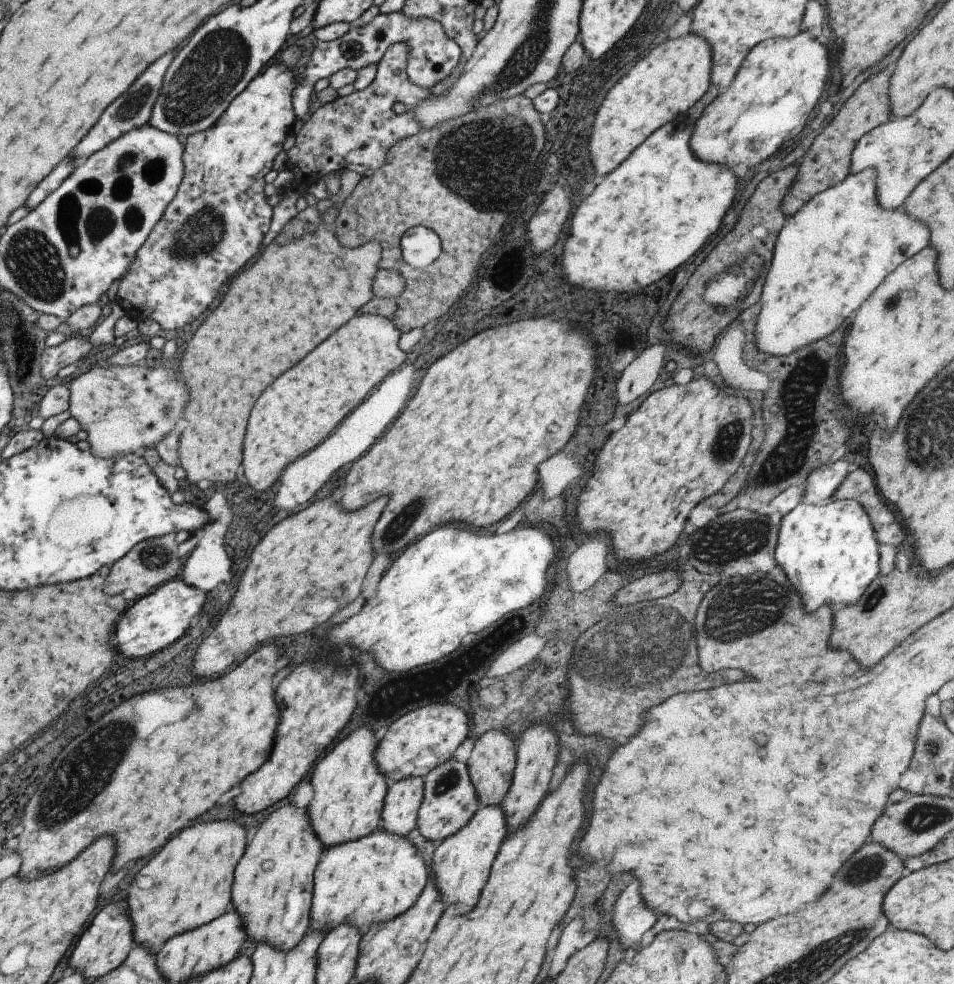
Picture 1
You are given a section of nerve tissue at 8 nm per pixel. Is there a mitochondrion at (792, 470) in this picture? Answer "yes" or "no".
yes

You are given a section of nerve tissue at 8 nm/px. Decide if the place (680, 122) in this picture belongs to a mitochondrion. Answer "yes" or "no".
no

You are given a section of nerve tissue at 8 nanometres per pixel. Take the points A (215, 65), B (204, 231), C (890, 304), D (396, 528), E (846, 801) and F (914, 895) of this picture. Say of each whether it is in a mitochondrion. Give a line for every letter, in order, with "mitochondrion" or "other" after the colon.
A: mitochondrion
B: mitochondrion
C: mitochondrion
D: mitochondrion
E: other
F: other

